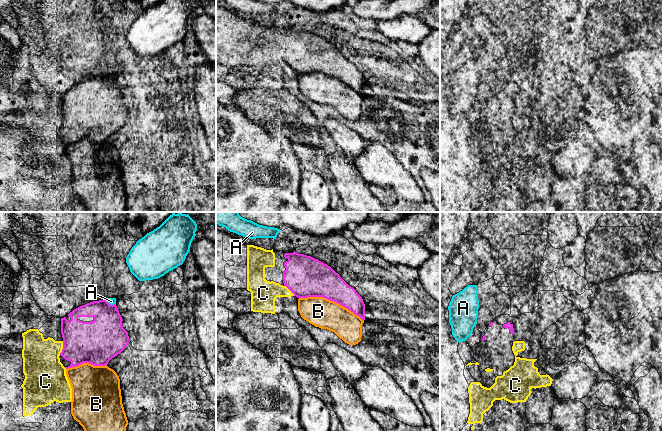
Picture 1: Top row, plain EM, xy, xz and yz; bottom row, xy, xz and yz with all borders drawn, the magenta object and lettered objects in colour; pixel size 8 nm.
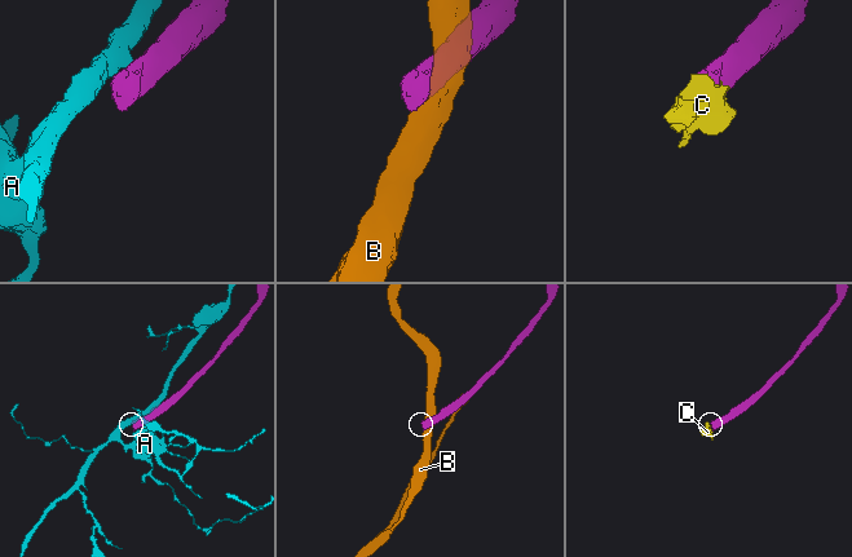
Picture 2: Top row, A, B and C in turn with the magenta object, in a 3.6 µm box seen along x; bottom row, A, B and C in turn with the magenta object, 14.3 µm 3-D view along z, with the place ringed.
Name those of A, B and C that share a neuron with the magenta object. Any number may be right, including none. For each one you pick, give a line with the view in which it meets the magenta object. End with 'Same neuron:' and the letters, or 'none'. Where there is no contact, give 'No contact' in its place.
C: Touches magenta in xy
Same neuron: C

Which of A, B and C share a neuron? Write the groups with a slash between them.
A / B / C

